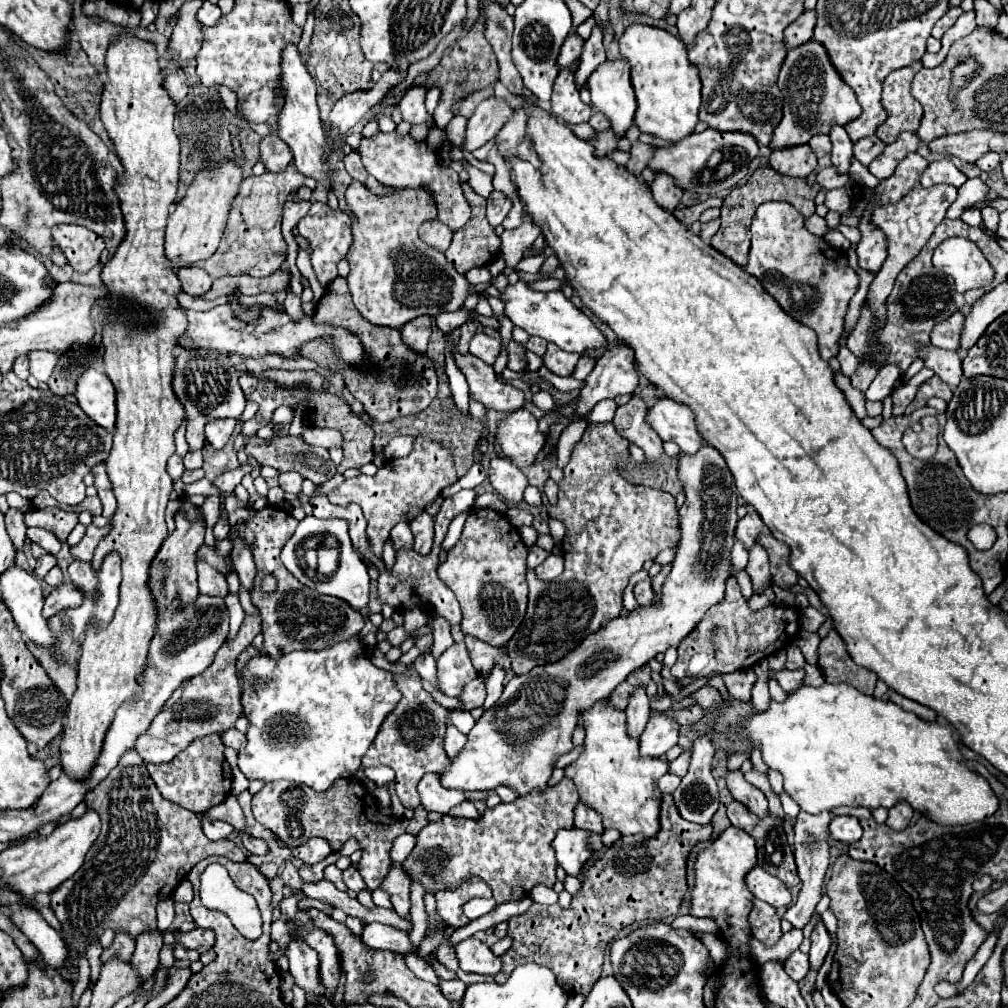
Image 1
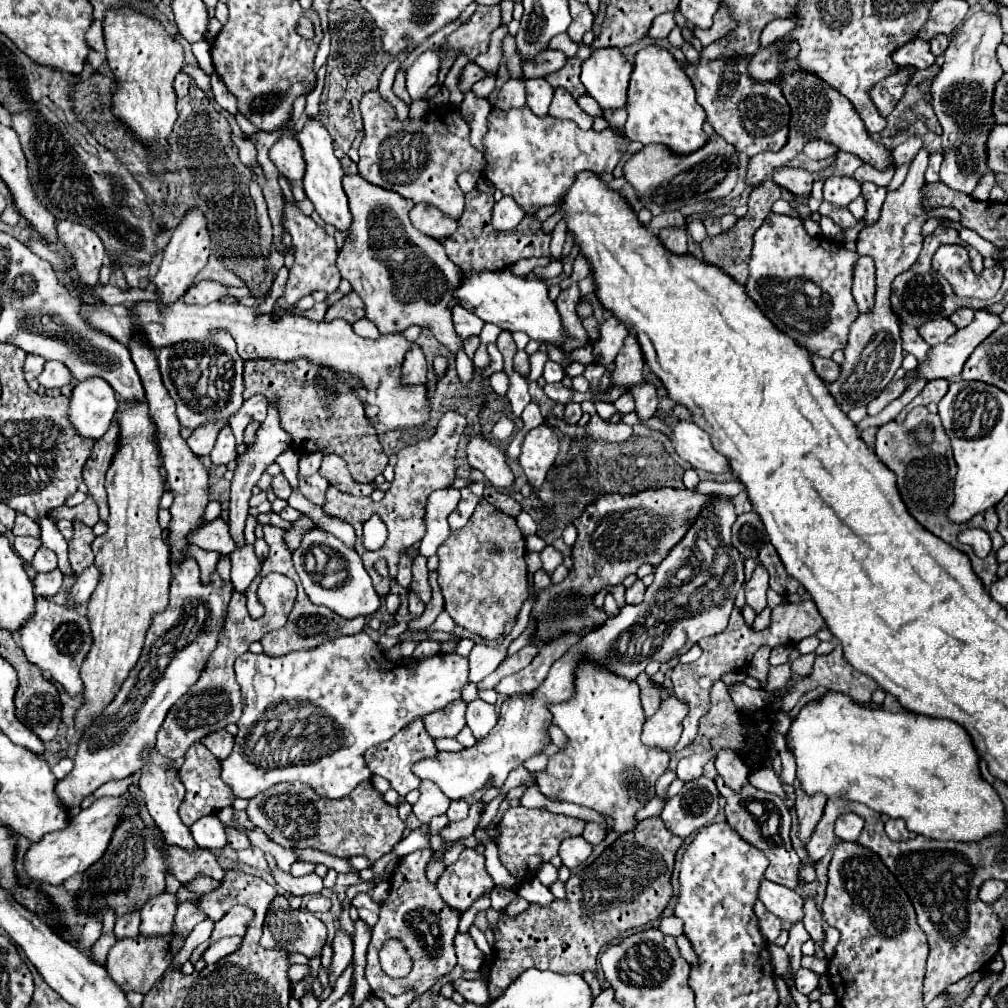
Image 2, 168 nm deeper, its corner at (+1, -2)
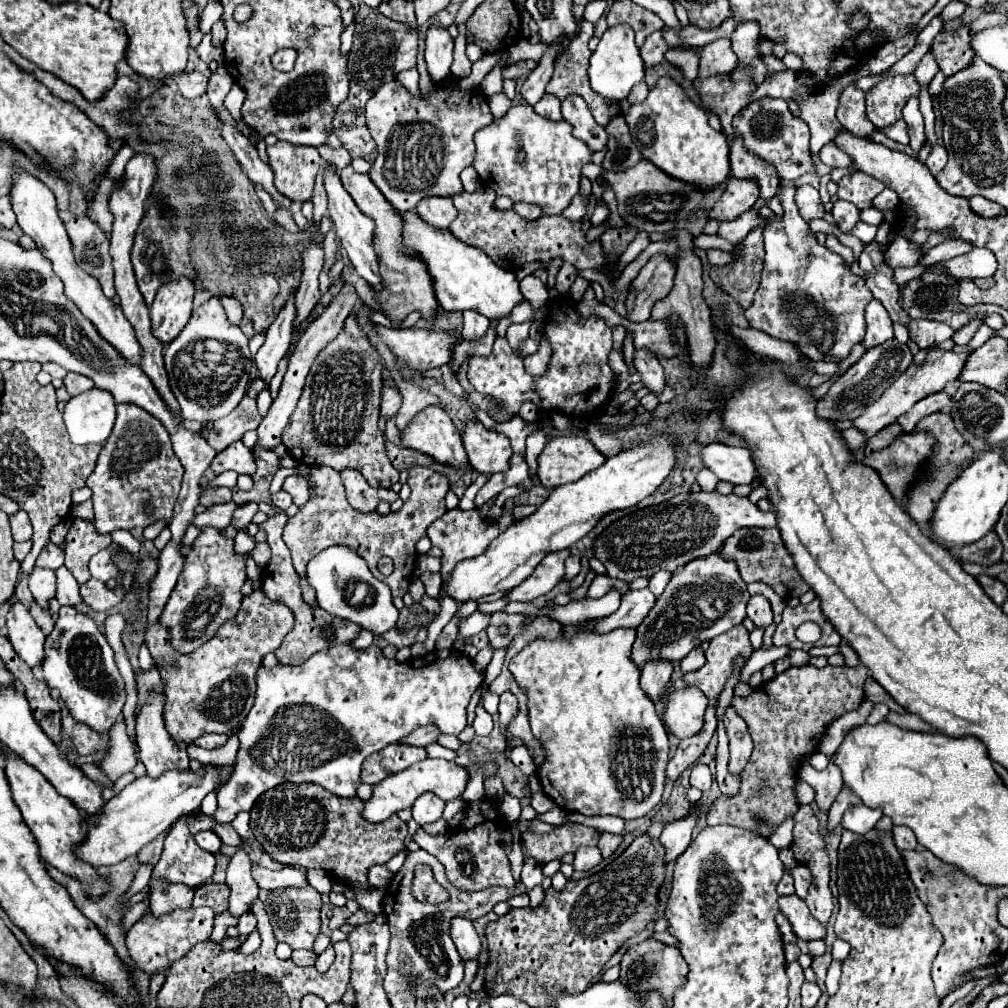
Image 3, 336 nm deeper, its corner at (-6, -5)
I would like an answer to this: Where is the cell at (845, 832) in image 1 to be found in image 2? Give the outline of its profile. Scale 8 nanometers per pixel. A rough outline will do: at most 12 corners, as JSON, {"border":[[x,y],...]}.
{"border":[[858,814],[836,820],[840,840],[856,842],[864,820]]}

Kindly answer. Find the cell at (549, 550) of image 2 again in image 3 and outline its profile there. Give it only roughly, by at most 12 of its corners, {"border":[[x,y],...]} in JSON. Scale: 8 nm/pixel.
{"border":[[577,555],[565,561],[565,579],[575,579],[581,571],[581,559]]}

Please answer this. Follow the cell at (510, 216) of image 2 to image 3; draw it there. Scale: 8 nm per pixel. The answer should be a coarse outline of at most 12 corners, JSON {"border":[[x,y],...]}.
{"border":[[515,203],[515,209],[527,221],[543,215],[539,205]]}

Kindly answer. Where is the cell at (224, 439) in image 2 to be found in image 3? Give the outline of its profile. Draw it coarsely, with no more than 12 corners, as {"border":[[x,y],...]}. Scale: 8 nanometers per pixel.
{"border":[[241,441],[217,453],[211,471],[253,475],[253,451]]}

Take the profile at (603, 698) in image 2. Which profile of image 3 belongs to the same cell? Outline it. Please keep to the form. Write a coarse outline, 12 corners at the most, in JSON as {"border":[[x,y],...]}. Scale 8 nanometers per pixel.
{"border":[[635,629],[559,631],[509,663],[561,809],[637,819],[669,737]]}

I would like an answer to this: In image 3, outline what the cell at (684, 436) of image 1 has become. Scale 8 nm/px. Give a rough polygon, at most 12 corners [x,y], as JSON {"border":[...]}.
{"border":[[721,443],[701,451],[719,479],[751,485],[757,467],[751,451]]}

